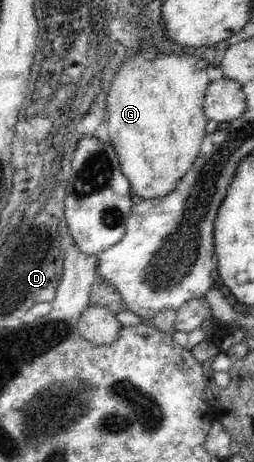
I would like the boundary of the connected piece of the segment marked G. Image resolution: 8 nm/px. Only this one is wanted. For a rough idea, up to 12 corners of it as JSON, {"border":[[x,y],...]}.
{"border":[[126,55],[108,131],[139,200],[197,159],[207,63]]}

